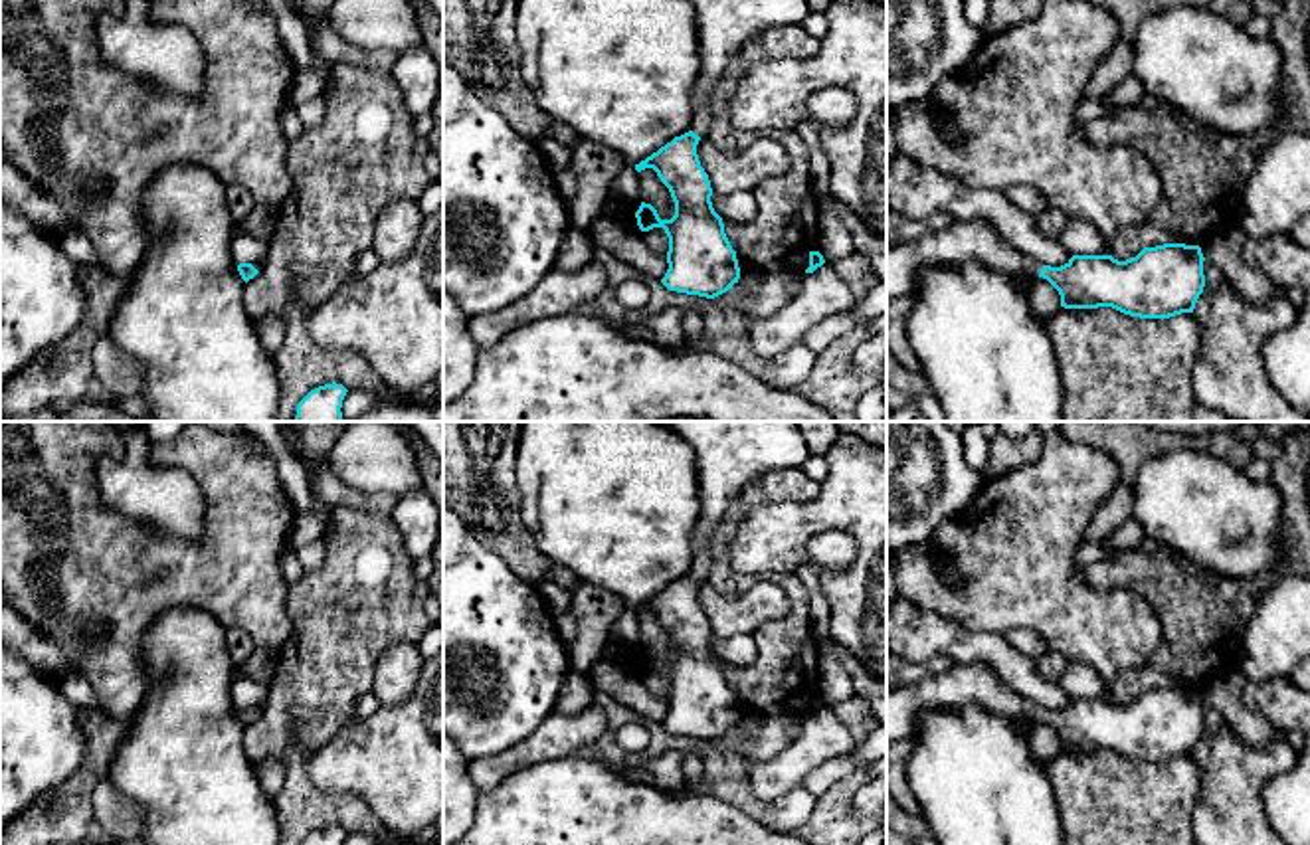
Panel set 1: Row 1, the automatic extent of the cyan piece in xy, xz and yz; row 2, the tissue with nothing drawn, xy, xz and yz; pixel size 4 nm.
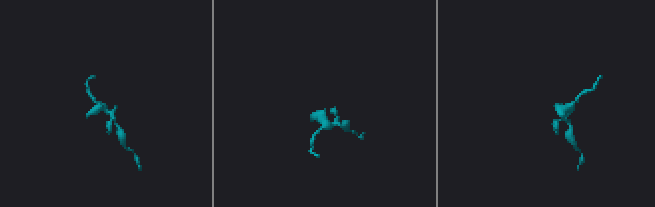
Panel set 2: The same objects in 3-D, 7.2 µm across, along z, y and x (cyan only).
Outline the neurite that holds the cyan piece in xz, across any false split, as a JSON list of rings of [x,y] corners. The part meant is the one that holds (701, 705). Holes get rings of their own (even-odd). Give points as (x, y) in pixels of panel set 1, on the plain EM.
[[[659,422],[695,453],[701,516],[693,536],[693,570],[635,608],[653,611],[669,631],[675,659],[661,663],[651,647],[635,655],[641,675],[663,671],[669,681],[669,734],[714,742],[740,722],[722,661],[714,655],[710,623],[697,588],[710,570],[710,540],[740,493],[770,471],[795,469],[811,455],[795,422]]]

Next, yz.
[[[952,663],[916,685],[887,691],[887,742],[912,738],[922,712],[970,704],[1039,718],[1059,734],[1065,752],[1112,750],[1140,762],[1193,756],[1205,730],[1199,689],[1144,691],[1126,704],[1073,699],[1065,708],[1051,710],[1017,693],[987,663]]]

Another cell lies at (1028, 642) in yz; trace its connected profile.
[[[1011,629],[1011,631],[1005,633],[1005,639],[1019,653],[1033,657],[1033,659],[1051,649],[1045,643],[1045,639],[1033,629]]]

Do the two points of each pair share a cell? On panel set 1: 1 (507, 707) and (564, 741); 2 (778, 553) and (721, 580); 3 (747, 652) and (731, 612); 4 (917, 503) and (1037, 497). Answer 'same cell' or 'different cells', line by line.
1: different cells
2: different cells
3: different cells
4: different cells

